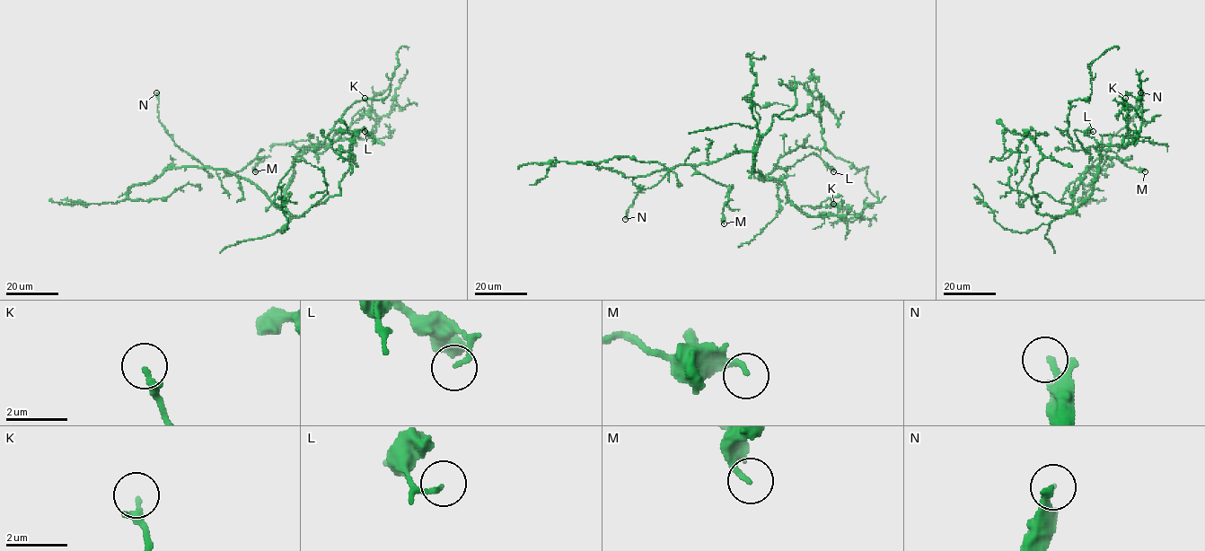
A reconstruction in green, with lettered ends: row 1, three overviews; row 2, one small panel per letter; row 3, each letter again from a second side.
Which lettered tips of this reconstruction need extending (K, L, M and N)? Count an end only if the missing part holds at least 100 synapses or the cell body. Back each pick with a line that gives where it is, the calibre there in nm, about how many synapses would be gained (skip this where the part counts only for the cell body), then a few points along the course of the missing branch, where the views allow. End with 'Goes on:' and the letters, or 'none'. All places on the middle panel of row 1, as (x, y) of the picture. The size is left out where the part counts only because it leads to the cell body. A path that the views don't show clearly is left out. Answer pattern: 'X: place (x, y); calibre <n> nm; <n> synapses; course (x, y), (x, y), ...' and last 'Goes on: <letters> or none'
Goes on: none

